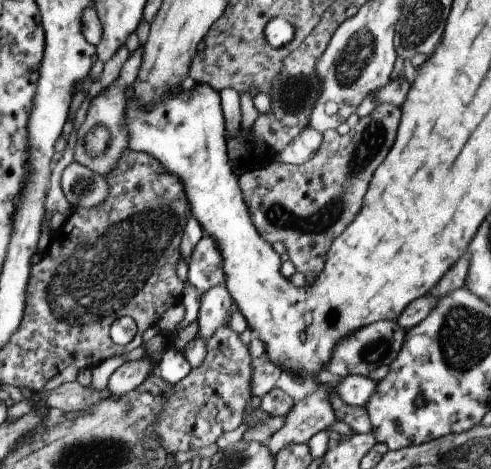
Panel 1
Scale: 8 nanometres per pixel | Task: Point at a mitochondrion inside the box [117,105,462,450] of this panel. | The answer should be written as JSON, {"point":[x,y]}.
{"point":[372,138]}

